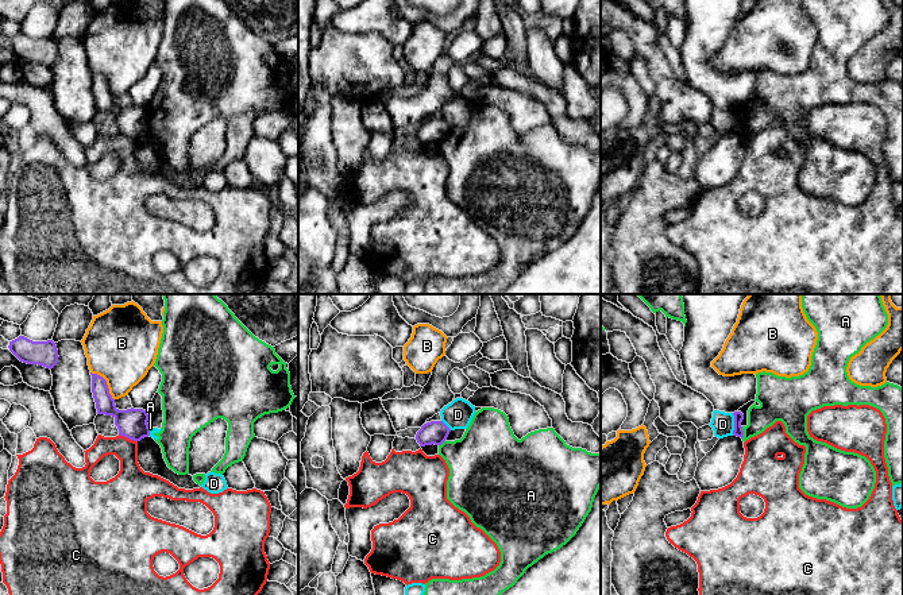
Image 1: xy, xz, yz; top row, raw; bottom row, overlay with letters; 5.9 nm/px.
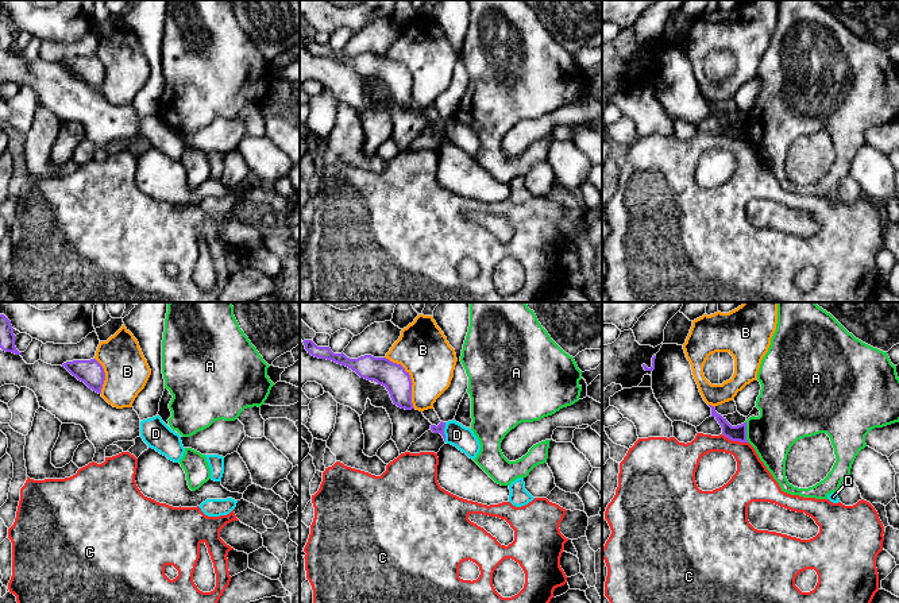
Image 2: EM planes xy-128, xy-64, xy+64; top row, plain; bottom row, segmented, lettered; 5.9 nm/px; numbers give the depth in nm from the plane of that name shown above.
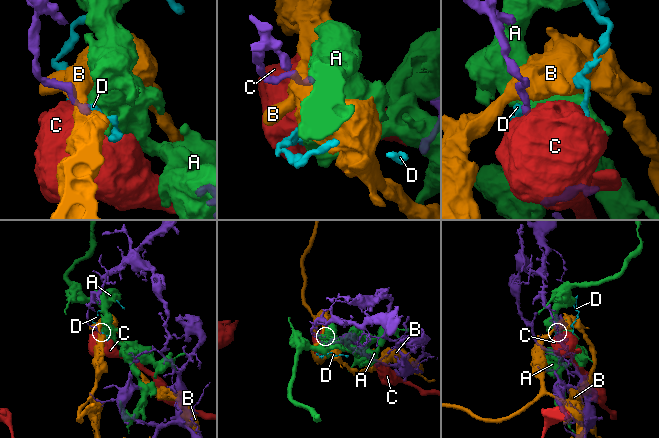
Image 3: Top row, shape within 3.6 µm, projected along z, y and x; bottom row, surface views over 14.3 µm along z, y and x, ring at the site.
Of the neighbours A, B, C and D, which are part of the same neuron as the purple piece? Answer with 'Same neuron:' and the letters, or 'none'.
Same neuron: none

